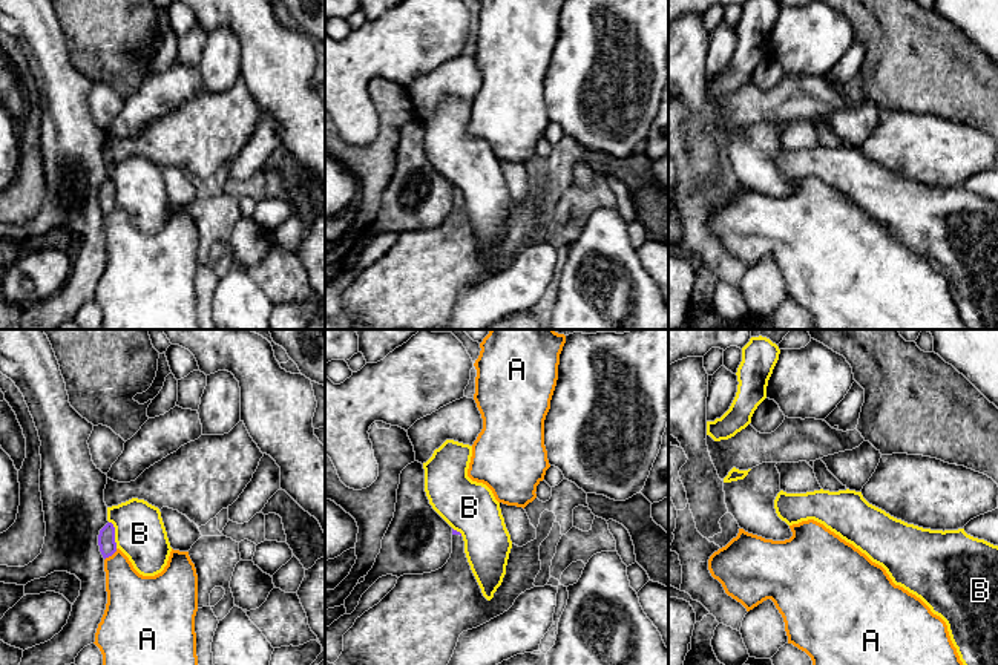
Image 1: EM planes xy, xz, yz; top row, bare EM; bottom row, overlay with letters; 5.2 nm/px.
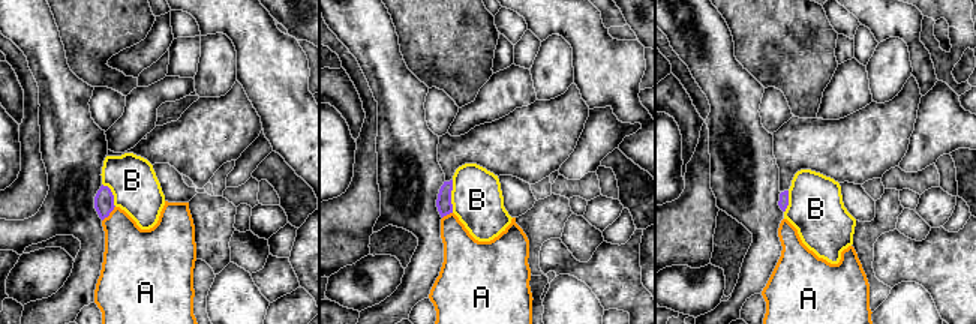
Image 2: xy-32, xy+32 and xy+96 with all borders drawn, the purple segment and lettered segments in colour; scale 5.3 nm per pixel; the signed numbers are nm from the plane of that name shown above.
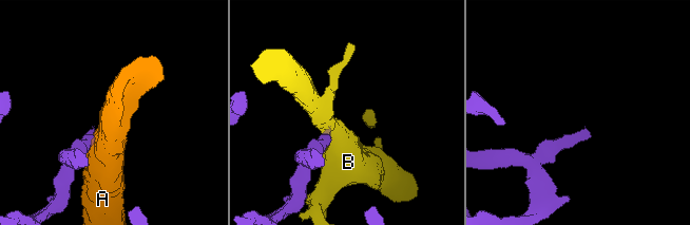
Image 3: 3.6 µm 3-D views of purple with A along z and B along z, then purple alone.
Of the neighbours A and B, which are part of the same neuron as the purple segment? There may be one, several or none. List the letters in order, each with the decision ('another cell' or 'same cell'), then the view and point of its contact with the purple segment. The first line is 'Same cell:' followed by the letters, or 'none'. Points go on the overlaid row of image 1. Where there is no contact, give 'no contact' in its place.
Same cell: none
A: another cell | xy (111, 555)
B: another cell | xy (114, 535)

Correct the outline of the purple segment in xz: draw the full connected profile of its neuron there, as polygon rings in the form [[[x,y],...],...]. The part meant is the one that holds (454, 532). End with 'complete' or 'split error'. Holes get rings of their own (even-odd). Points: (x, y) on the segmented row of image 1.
[[[544,510],[537,538],[523,547],[512,544],[506,575],[491,601],[483,596],[471,570],[461,533],[452,529],[452,553],[448,562],[431,573],[400,576],[396,587],[343,634],[343,651],[334,665],[448,665],[463,631],[503,614],[521,593],[535,587],[541,570],[540,545],[549,536],[555,519],[553,512]]]; split error

